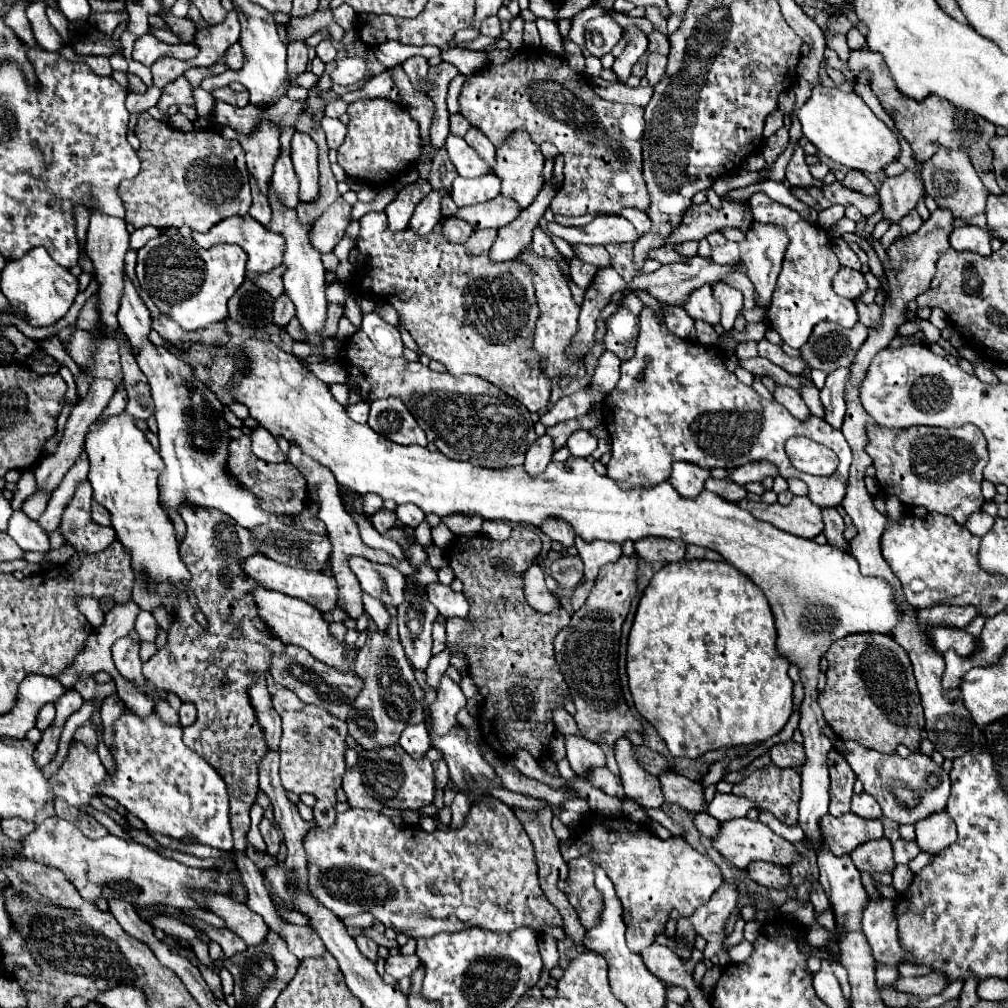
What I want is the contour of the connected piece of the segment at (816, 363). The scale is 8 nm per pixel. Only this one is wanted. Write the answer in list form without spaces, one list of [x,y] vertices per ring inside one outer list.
[[[821,321],[813,329],[805,347],[801,347],[801,355],[809,367],[821,369],[827,375],[835,369],[849,367],[853,355],[867,339],[867,327],[857,323],[853,329],[837,327],[835,323]]]

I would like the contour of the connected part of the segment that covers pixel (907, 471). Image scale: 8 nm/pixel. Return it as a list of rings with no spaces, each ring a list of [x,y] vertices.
[[[881,425],[869,427],[867,453],[873,457],[877,481],[887,495],[897,495],[903,505],[925,507],[941,515],[951,515],[959,525],[983,505],[981,481],[987,463],[983,433],[973,425],[959,429],[909,427],[891,431]]]

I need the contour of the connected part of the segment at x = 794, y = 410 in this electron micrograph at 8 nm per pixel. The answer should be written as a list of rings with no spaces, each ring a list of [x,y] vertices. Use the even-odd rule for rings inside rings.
[[[777,385],[775,391],[773,391],[773,397],[775,397],[777,403],[781,403],[781,405],[783,405],[793,417],[797,417],[797,419],[807,419],[807,417],[811,415],[809,409],[805,407],[801,395],[799,395],[795,389],[791,389],[791,387],[781,387],[781,385]]]

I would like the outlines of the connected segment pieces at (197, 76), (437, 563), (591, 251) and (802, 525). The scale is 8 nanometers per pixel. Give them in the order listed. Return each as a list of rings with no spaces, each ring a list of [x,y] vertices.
[[[217,63],[217,65],[211,65],[211,67],[191,67],[183,73],[183,77],[189,79],[191,87],[199,87],[203,77],[211,77],[211,75],[217,75],[217,73],[223,73],[223,71],[227,71],[227,67],[223,63]]]
[[[429,545],[425,547],[425,551],[428,555],[428,563],[435,570],[447,566],[449,564],[445,553],[435,545]]]
[[[571,245],[575,257],[579,257],[581,261],[585,263],[591,263],[591,265],[599,265],[601,269],[603,267],[609,267],[611,263],[611,257],[607,253],[605,247],[595,247],[595,245]]]
[[[793,497],[789,505],[765,505],[763,501],[753,503],[749,499],[743,499],[737,503],[741,509],[747,509],[755,519],[771,523],[773,527],[813,539],[815,535],[823,533],[823,523],[821,523],[821,507],[809,501],[809,497]]]

